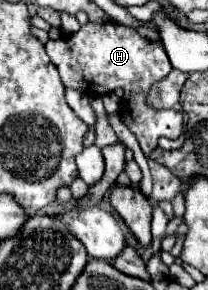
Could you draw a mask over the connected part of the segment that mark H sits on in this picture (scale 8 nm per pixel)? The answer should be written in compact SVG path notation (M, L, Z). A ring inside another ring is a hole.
M106 21L106 23L86 23L72 37L62 37L58 41L48 41L46 51L60 71L62 83L66 87L74 87L82 93L104 95L114 89L124 89L124 107L120 115L122 123L136 135L142 151L150 155L158 145L160 137L178 139L182 133L182 115L180 113L160 113L146 105L146 93L152 83L164 79L172 65L168 63L168 55L164 55L164 47L160 43L152 43L142 37L136 29Z

